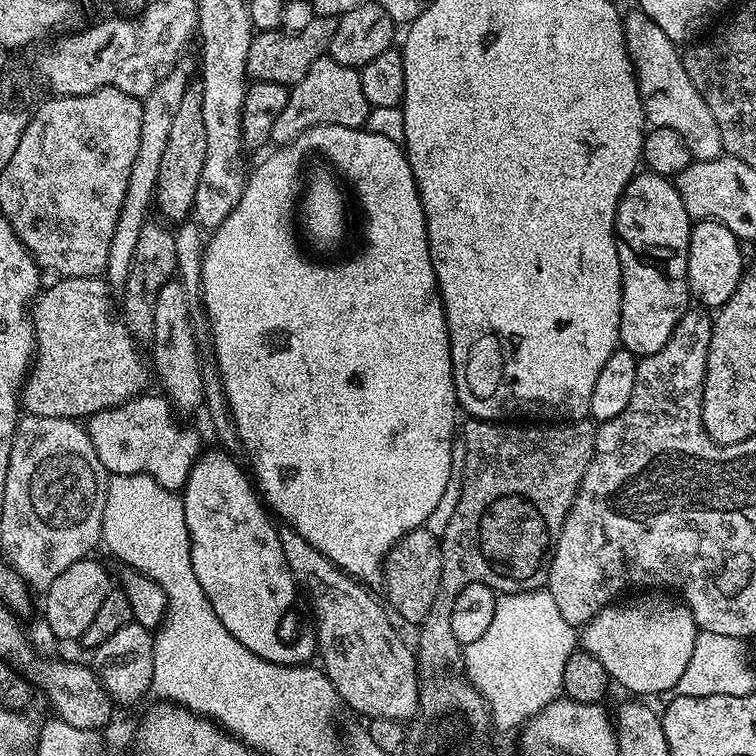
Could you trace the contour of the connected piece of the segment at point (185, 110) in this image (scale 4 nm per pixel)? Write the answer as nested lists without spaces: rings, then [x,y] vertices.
[[[189,83],[182,103],[174,113],[166,150],[162,153],[162,166],[158,170],[154,204],[164,214],[165,221],[178,224],[185,221],[192,212],[195,191],[201,181],[202,166],[206,162],[206,122],[202,118],[202,86]]]

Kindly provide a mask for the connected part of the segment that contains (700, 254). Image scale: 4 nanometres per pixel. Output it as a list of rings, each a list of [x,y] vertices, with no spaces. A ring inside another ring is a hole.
[[[713,220],[693,223],[688,239],[688,291],[697,305],[718,310],[731,298],[746,267],[746,259],[740,253],[740,248],[741,241],[730,230],[726,230],[726,226]]]

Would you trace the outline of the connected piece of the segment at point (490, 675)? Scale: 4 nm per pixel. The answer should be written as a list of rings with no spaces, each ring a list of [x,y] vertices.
[[[544,588],[532,592],[509,591],[509,596],[501,595],[496,601],[494,619],[482,638],[463,645],[462,671],[467,676],[491,713],[491,727],[497,732],[519,729],[537,716],[548,704],[562,696],[562,670],[566,670],[566,658],[578,648],[578,632],[558,611],[554,598]]]

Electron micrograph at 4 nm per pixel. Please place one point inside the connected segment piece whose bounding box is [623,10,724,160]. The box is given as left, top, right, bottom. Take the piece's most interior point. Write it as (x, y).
(670, 101)

